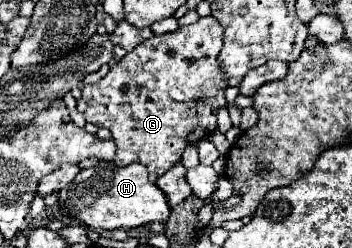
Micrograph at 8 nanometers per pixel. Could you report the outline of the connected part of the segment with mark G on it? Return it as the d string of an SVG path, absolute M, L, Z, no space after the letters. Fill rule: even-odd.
M201 17L197 23L181 27L173 33L151 35L123 59L113 63L109 73L99 83L83 85L83 99L89 103L85 119L97 127L107 127L113 133L113 141L117 145L113 161L117 167L127 167L139 161L147 167L149 181L155 183L157 177L181 161L183 149L189 143L197 143L217 129L217 109L227 105L227 75L217 59L221 47L223 27L213 17Z

